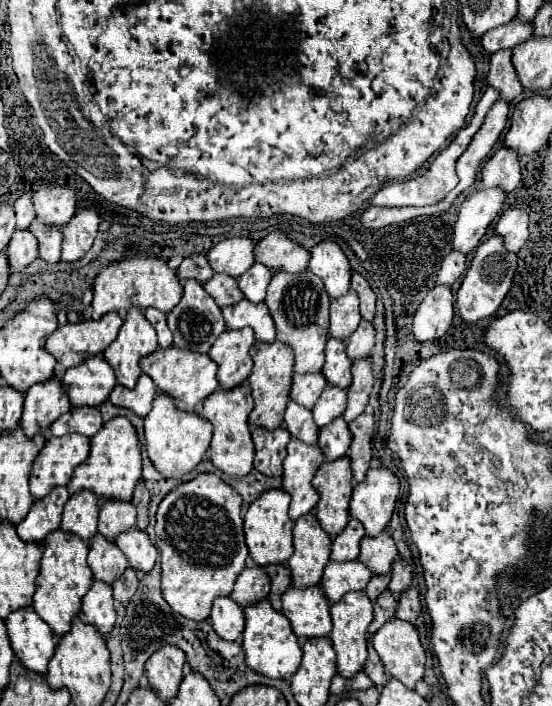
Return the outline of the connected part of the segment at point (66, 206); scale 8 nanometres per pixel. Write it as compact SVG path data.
M68 186L60 188L40 188L32 194L32 204L38 222L44 226L62 228L76 214L74 192Z

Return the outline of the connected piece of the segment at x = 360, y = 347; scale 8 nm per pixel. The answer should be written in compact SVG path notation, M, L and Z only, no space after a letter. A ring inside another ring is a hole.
M360 322L356 332L346 342L346 356L350 362L368 358L374 348L374 326L372 322Z

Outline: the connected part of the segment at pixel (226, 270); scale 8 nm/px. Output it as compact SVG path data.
M228 238L218 242L208 252L208 262L214 272L242 276L254 264L254 242L250 238Z

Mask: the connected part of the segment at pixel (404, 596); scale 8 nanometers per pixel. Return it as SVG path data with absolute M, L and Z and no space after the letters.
M408 588L400 594L398 600L398 608L396 608L396 618L406 620L410 624L416 624L416 616L420 614L422 606L420 606L420 598L418 598L418 590L416 588Z

